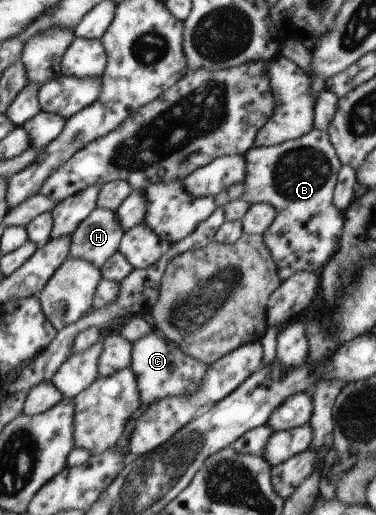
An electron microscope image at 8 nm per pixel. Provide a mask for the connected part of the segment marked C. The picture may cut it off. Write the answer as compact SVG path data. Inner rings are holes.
M158 332L143 336L132 344L130 368L135 373L141 403L146 407L166 398L192 394L201 384L209 364L184 353L173 341Z

